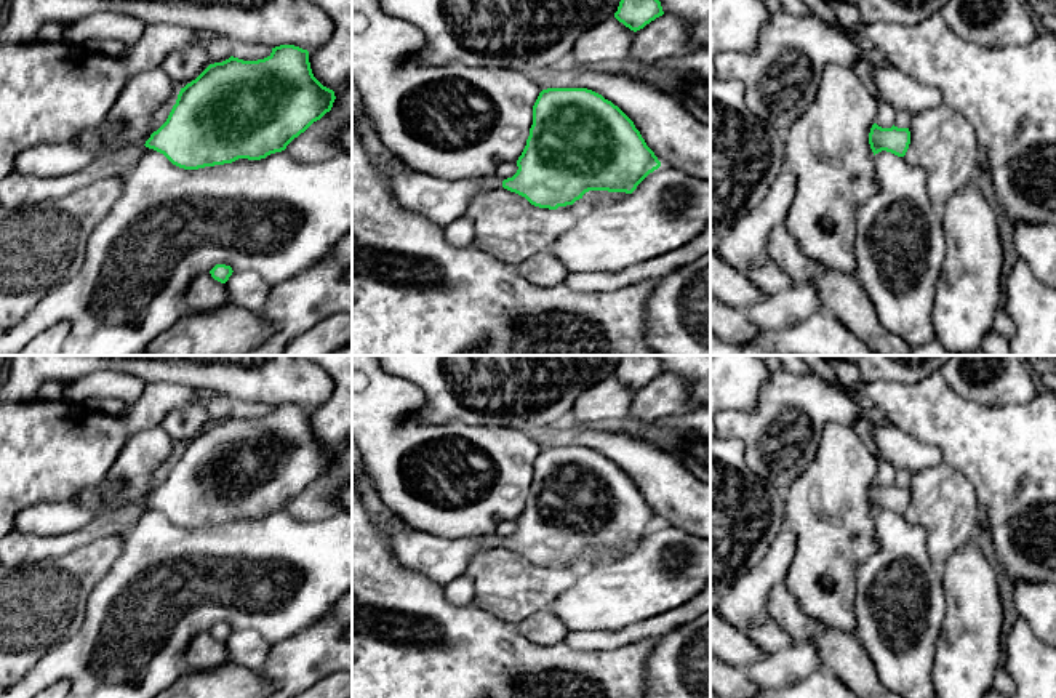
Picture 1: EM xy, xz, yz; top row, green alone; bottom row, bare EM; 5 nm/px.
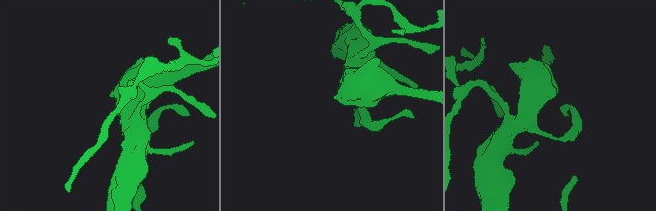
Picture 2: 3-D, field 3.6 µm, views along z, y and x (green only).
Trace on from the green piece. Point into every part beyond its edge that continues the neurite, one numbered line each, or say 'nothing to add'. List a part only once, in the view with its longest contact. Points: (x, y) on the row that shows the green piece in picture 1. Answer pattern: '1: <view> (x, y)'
1: xz (488, 183)

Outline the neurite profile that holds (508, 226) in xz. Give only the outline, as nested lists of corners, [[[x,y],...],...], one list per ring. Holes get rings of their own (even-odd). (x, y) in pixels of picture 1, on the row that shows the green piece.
[[[502,187],[475,195],[464,215],[474,221],[472,243],[477,248],[517,266],[534,253],[547,250],[578,223],[579,213],[539,208]]]

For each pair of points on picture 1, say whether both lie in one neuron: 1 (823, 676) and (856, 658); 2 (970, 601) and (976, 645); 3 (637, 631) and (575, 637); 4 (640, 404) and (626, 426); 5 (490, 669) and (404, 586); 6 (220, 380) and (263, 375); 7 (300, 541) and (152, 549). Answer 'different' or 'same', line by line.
1: different
2: same
3: same
4: different
5: same
6: same
7: same

